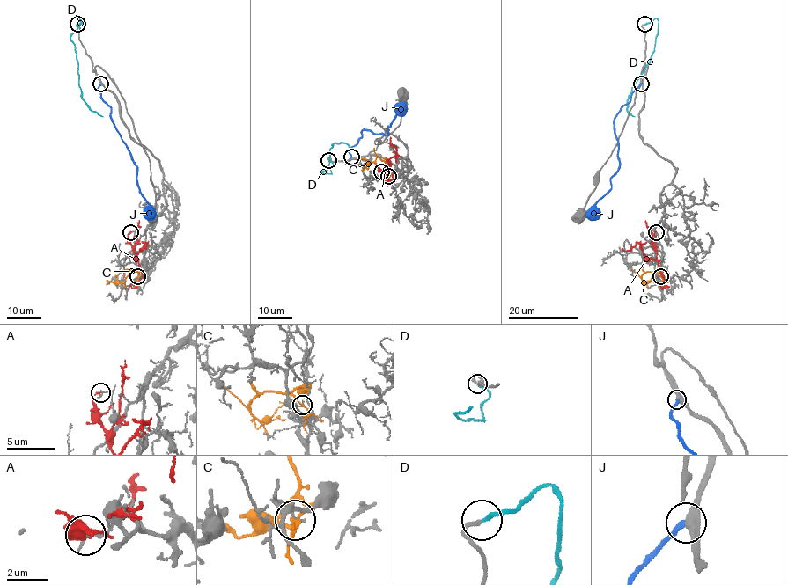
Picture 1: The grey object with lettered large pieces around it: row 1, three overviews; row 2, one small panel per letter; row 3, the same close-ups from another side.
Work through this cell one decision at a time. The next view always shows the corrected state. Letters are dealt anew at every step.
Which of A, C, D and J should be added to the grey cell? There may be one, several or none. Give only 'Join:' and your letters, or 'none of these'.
Join: D

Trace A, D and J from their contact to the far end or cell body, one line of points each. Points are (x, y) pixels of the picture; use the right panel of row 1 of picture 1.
A: (655, 232), (655, 259), (645, 255), (639, 244), (629, 250), (622, 248)
D: (645, 24), (657, 18), (658, 33), (649, 62), (627, 101), (627, 111), (635, 116)
J: (642, 84), (614, 118), (619, 166), (610, 179), (611, 188), (597, 202), (596, 214), (590, 220)

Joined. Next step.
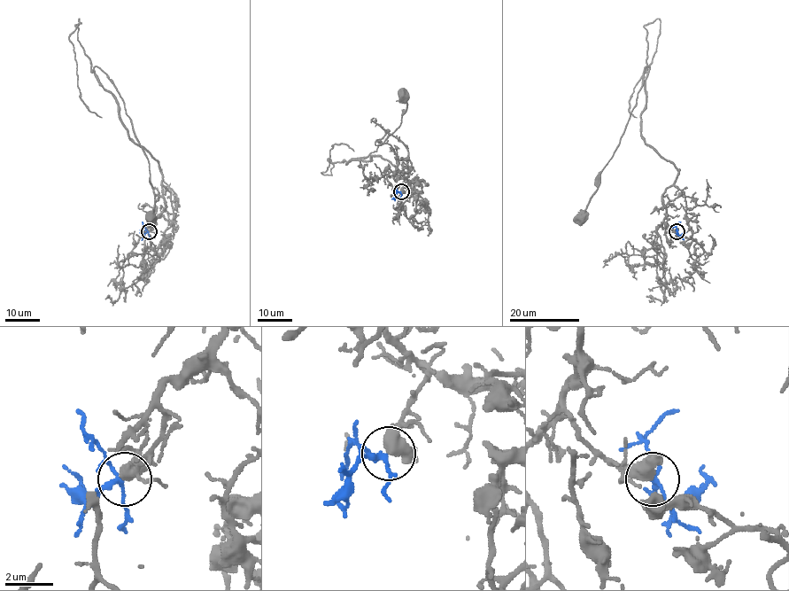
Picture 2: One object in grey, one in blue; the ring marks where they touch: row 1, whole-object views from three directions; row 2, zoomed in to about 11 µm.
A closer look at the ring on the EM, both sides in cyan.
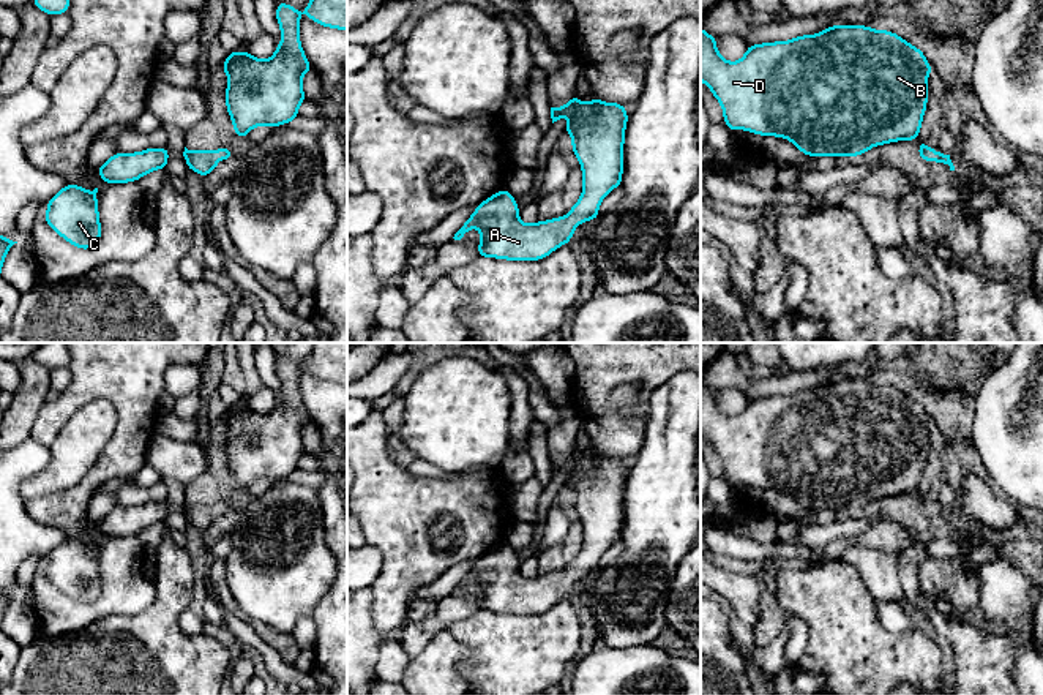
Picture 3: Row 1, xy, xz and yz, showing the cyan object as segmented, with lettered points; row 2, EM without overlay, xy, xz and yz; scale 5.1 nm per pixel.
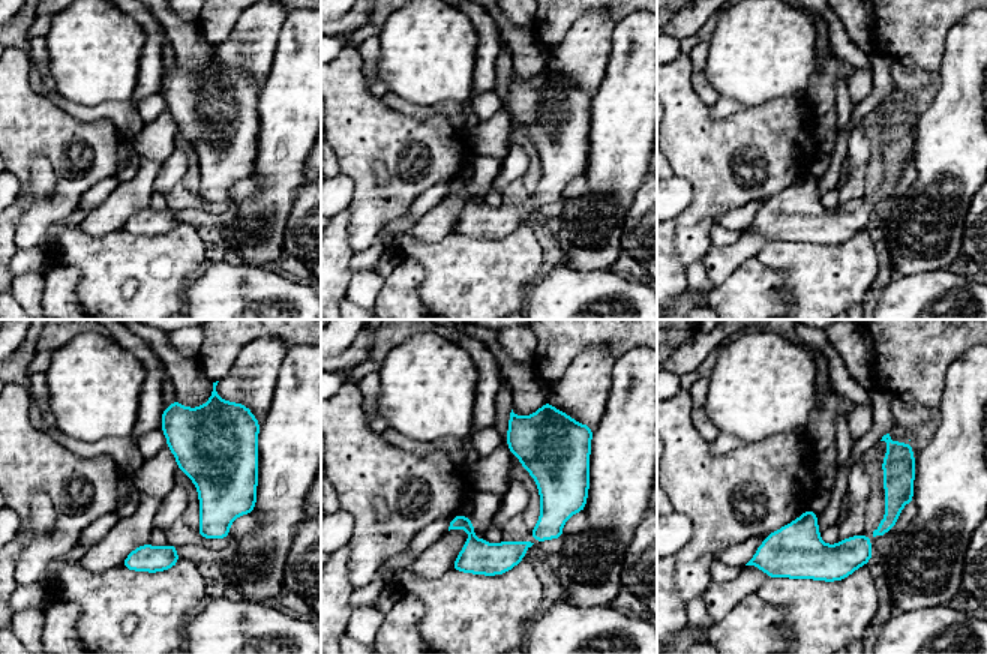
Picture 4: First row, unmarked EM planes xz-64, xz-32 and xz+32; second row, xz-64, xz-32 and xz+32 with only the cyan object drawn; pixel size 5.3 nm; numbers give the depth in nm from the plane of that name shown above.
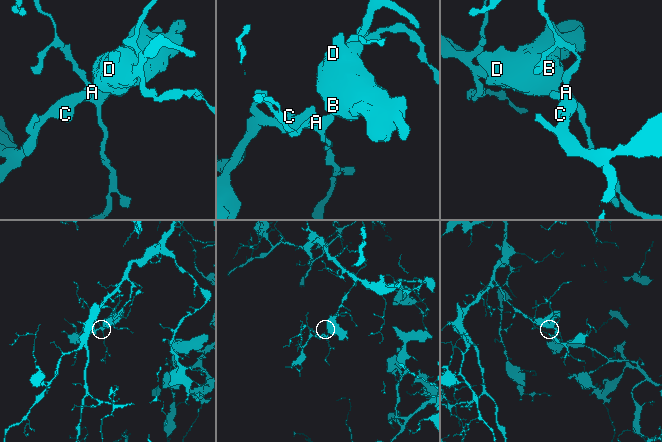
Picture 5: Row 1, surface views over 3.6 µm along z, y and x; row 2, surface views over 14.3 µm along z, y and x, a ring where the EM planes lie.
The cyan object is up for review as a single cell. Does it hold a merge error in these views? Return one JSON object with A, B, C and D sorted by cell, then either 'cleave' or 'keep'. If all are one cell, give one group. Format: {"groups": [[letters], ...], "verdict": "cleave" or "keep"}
{"groups": [["A", "B", "C", "D"]], "verdict": "keep"}

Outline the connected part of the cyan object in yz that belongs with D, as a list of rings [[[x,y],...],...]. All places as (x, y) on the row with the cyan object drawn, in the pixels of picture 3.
[[[836,24],[816,35],[751,44],[738,62],[723,58],[716,36],[701,27],[701,81],[721,104],[724,125],[731,131],[745,130],[759,136],[784,137],[811,158],[860,156],[877,145],[915,141],[928,104],[931,71],[933,66],[918,47],[893,32],[868,25]]]

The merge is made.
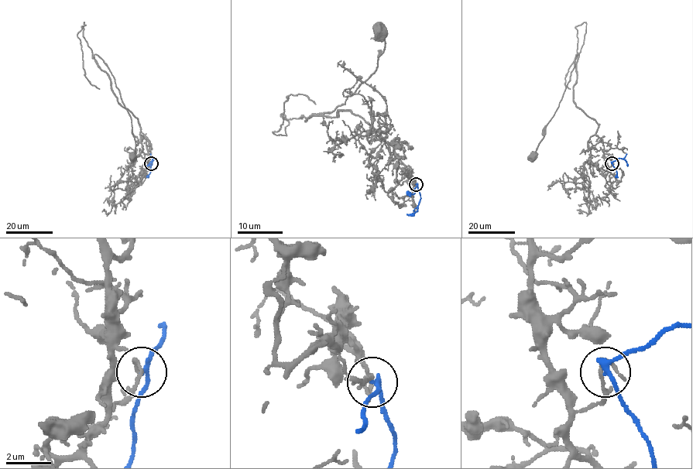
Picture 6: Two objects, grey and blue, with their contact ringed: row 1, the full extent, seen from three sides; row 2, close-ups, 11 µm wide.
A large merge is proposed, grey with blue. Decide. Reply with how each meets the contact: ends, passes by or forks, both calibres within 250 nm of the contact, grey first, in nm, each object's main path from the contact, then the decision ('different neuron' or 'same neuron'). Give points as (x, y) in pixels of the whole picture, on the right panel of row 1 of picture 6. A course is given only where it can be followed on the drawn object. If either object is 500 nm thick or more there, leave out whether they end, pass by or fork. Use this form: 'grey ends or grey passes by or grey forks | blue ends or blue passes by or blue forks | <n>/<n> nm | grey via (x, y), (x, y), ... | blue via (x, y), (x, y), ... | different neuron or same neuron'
grey passes by | blue passes by | 130/200 nm | grey via (612, 162), (608, 167), (602, 140), (595, 135), (598, 124), (573, 100), (578, 54), (562, 98), (534, 156) | blue via (612, 162), (622, 158), (627, 166) | different neuron

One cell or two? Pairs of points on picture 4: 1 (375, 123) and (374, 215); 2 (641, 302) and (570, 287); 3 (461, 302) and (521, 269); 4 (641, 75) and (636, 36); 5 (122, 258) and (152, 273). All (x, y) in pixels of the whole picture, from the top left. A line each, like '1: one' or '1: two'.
1: one
2: one
3: one
4: one
5: one

